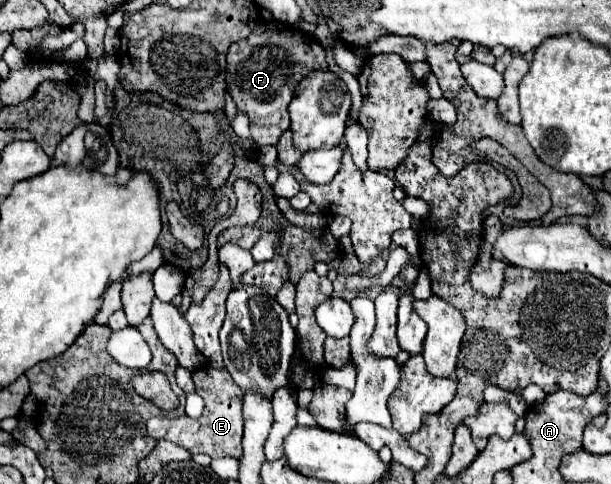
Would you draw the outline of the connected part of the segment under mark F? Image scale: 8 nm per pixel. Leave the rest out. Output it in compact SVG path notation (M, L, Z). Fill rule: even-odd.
M265 21L259 23L253 33L243 39L237 41L229 47L227 53L227 91L231 93L237 109L245 111L251 119L251 135L255 139L257 145L275 145L281 137L283 131L289 129L289 113L287 113L287 105L295 95L295 87L299 85L299 81L309 73L309 71L327 71L327 63L325 63L325 51L319 45L319 41L309 35L299 31L293 25L281 23L281 21Z

